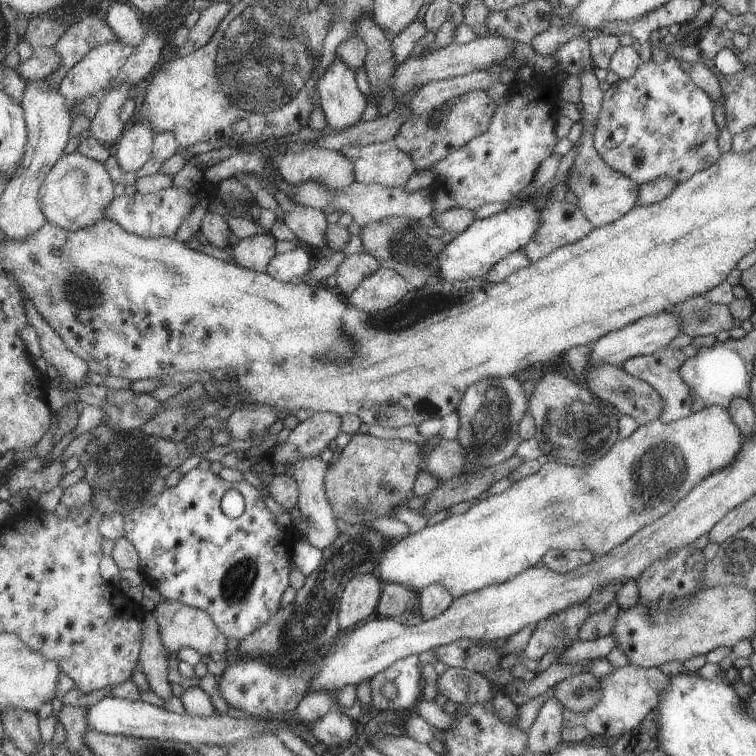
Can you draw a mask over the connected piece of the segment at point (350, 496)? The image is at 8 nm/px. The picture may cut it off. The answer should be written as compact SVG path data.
M361 432L353 433L348 443L342 448L337 461L333 464L327 464L327 470L325 471L324 493L326 499L329 501L330 507L332 508L332 513L334 514L335 518L340 518L345 524L357 524L357 522L361 522L365 524L365 526L368 526L374 518L382 516L387 517L389 514L392 514L394 512L395 506L404 505L403 502L405 502L405 500L409 500L409 498L413 496L412 486L415 482L417 473L419 470L421 470L422 462L423 457L421 454L419 454L419 446L417 446L415 443L401 439L380 439L368 435L365 432L363 434Z

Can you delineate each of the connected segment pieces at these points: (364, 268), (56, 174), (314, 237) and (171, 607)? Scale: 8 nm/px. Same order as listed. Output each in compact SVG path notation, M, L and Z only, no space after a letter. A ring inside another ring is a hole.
M353 253L343 256L334 272L336 284L344 295L355 291L372 272L377 271L379 262L369 253Z
M71 149L59 159L44 180L40 203L49 223L76 231L104 218L104 208L113 198L113 187L101 163Z
M296 205L289 212L279 214L299 241L323 250L328 249L324 246L324 230L327 223L326 214L322 210Z
M162 601L154 606L152 610L155 617L158 633L168 658L171 652L176 652L180 648L193 648L200 655L213 654L217 652L220 655L227 655L225 647L226 636L216 627L212 617L201 609L191 608L190 606L175 602L175 601Z

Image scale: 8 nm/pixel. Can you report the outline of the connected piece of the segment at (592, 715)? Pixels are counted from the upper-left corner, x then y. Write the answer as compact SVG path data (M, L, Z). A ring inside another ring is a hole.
M629 663L627 666L613 668L608 676L598 679L602 688L602 695L597 704L585 712L575 713L564 708L562 713L562 726L573 727L580 724L584 726L589 734L611 742L613 736L626 734L633 730L647 712L656 708L668 686L668 676L661 673L657 667L644 669ZM607 736L607 738L605 738Z

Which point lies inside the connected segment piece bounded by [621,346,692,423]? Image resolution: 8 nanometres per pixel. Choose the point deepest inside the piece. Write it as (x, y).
(660, 369)

